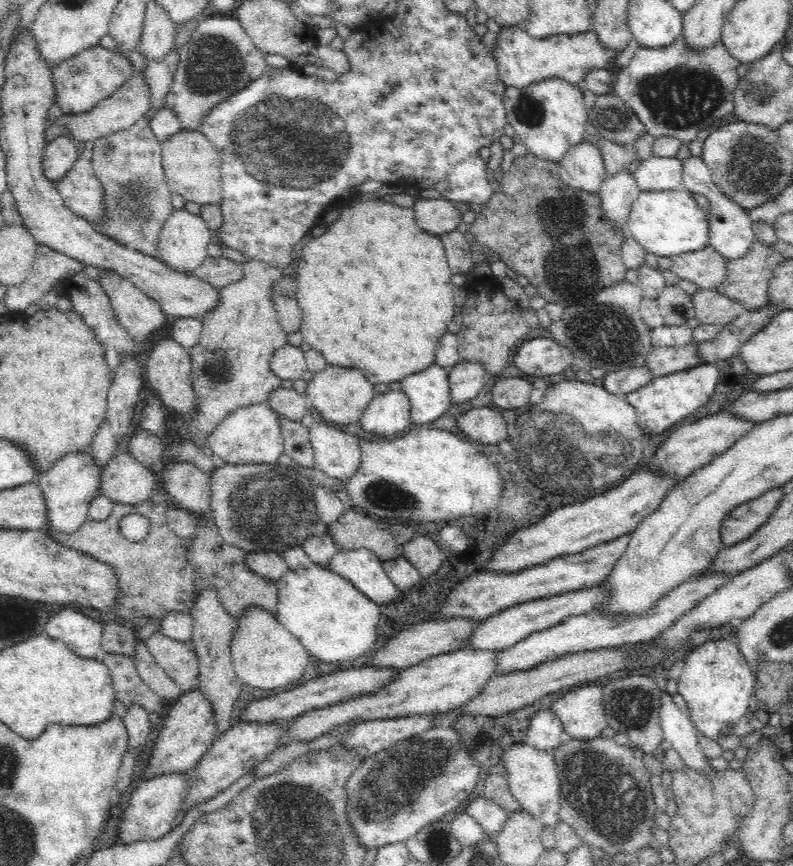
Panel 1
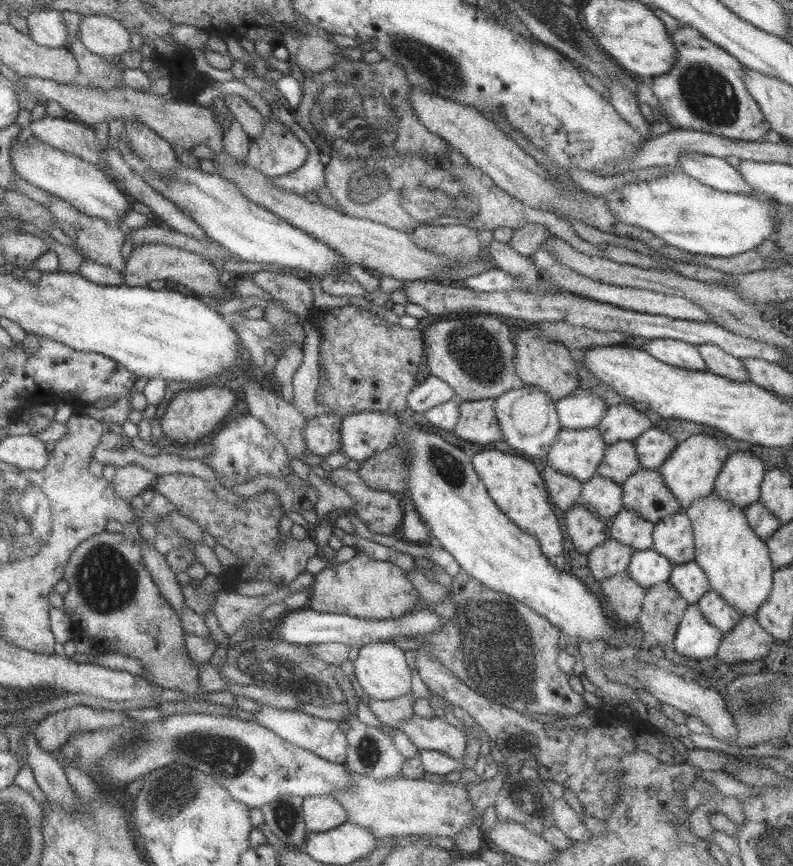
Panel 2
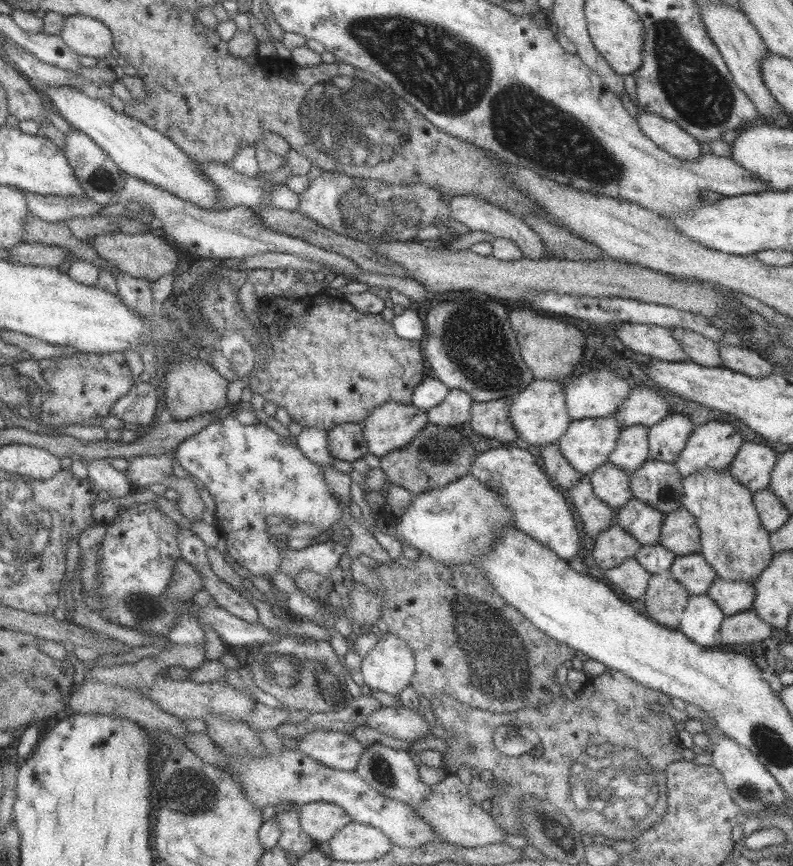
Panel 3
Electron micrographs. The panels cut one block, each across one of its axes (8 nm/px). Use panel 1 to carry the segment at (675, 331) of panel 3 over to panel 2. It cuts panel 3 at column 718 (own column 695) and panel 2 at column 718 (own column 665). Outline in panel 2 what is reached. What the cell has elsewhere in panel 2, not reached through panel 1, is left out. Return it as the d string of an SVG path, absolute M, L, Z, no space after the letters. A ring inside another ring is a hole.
M702 344L697 345L700 355L706 363L706 368L712 374L718 374L736 382L746 382L749 380L748 371L742 363L742 359L736 358L719 346Z

